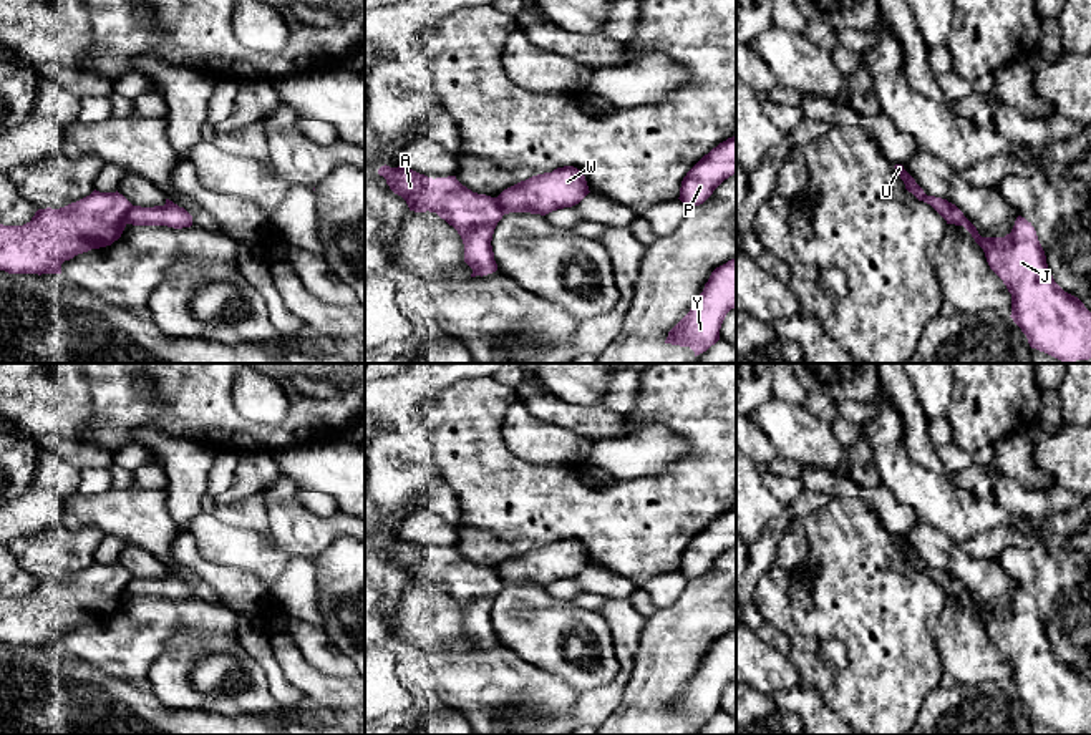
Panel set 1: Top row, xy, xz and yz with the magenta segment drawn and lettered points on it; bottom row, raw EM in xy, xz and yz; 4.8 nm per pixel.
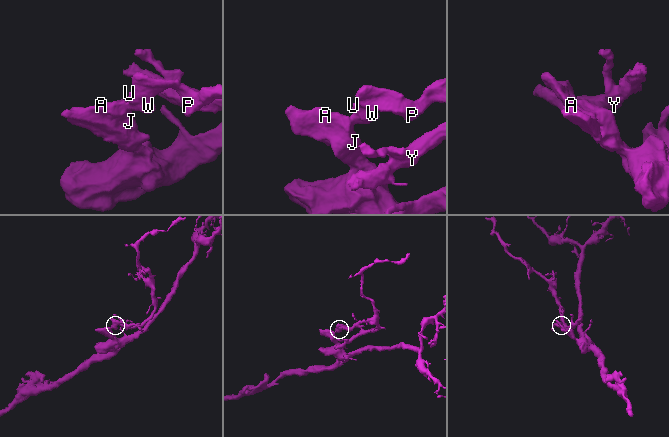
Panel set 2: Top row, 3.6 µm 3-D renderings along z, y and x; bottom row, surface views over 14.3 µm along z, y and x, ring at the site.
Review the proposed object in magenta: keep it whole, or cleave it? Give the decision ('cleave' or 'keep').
cleave

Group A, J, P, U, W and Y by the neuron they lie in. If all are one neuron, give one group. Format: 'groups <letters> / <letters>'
groups A J / P U W Y

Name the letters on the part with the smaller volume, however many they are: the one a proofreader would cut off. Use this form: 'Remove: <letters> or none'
Remove: P, U, W, Y

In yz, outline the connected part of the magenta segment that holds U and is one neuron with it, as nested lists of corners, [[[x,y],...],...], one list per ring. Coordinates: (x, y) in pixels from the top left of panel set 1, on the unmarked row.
[[[895,536],[894,539],[909,564],[912,564],[919,572],[930,576],[947,592],[947,596],[962,597],[962,586],[952,577],[952,574],[942,569],[927,567],[902,536]]]

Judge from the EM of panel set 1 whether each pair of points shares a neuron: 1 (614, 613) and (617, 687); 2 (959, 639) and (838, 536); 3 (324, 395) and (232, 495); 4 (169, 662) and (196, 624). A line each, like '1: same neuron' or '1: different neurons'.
1: same neuron
2: different neurons
3: different neurons
4: different neurons

